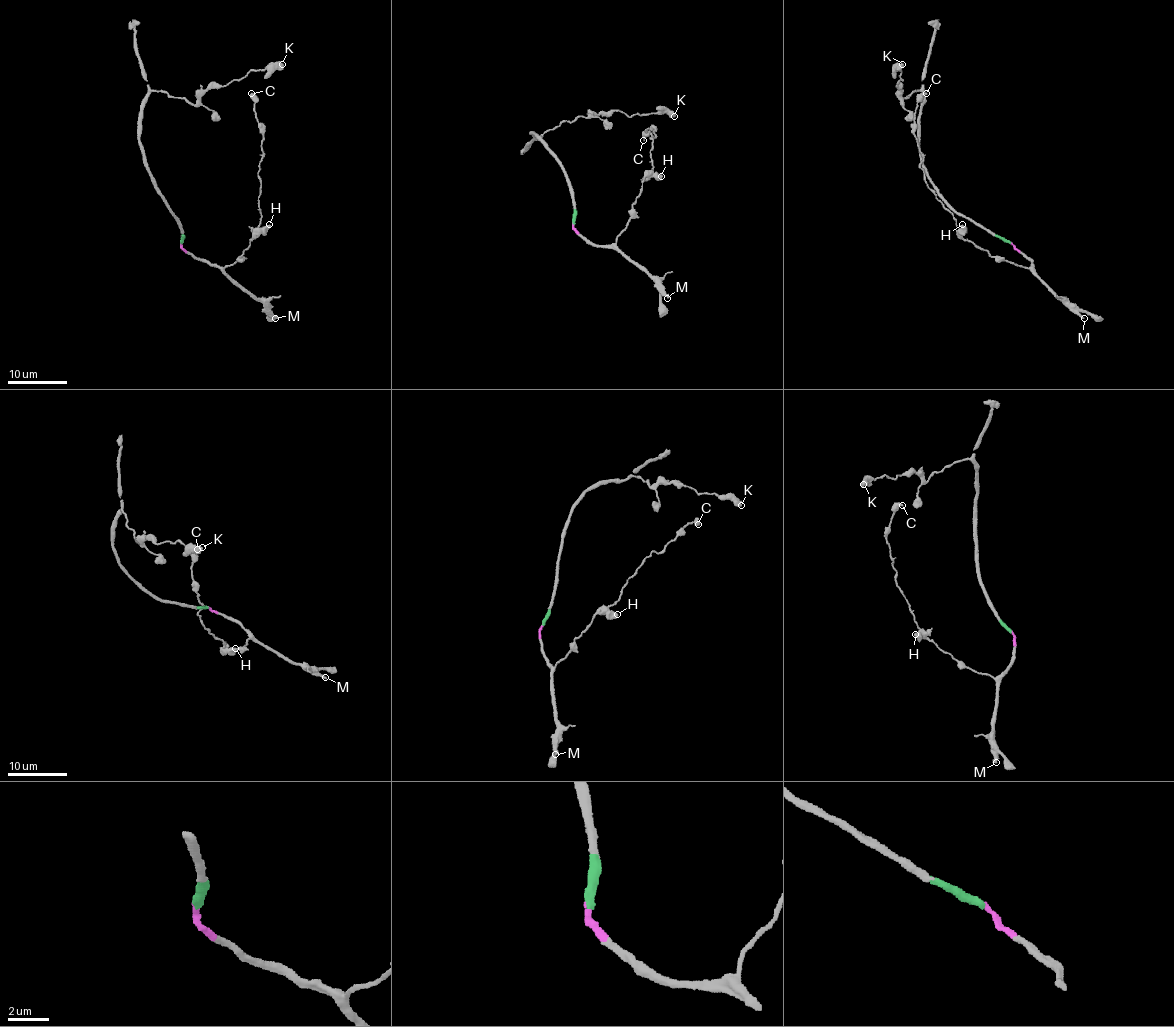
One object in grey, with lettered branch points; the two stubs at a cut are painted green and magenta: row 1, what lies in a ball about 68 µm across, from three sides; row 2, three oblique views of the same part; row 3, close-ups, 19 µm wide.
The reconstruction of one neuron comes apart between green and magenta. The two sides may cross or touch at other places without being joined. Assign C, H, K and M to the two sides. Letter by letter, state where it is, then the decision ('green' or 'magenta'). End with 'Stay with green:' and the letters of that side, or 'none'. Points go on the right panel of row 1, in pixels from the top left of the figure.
C: at (926, 93); magenta
H: at (962, 224); magenta
K: at (902, 64); green
M: at (1084, 318); magenta
Stay with green: K

